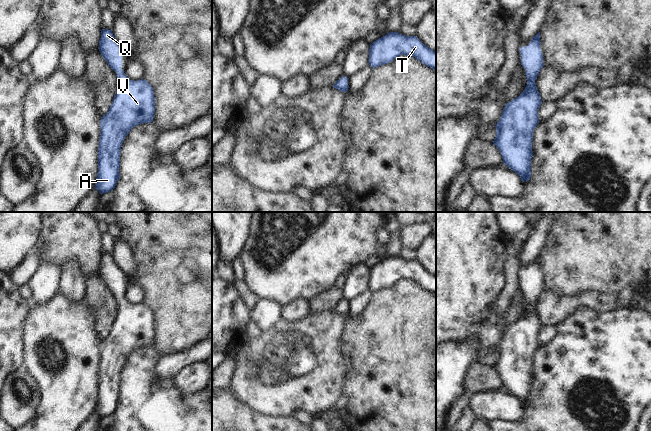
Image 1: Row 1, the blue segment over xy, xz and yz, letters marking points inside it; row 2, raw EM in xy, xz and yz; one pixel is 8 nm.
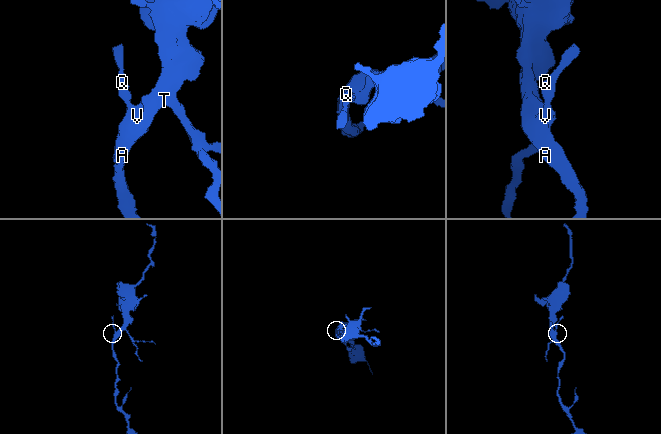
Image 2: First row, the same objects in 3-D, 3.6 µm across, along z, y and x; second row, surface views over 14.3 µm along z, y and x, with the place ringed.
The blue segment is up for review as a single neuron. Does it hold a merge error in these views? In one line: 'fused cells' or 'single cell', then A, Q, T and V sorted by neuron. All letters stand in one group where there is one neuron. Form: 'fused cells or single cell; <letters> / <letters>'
single cell; A Q T V

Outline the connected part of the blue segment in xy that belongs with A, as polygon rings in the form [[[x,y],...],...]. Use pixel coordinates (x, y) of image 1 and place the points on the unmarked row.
[[[102,253],[99,275],[117,298],[117,315],[107,337],[100,344],[98,397],[95,413],[110,416],[120,403],[122,367],[130,354],[153,345],[155,321],[152,310],[144,303],[130,304],[122,294],[122,279],[112,254]]]

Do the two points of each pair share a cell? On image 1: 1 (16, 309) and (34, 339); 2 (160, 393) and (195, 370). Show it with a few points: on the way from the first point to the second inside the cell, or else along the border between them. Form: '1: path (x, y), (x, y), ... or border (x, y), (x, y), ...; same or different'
1: border (29, 307), (23, 323), (23, 345); different
2: border (171, 380), (182, 394), (190, 395), (196, 392); different

